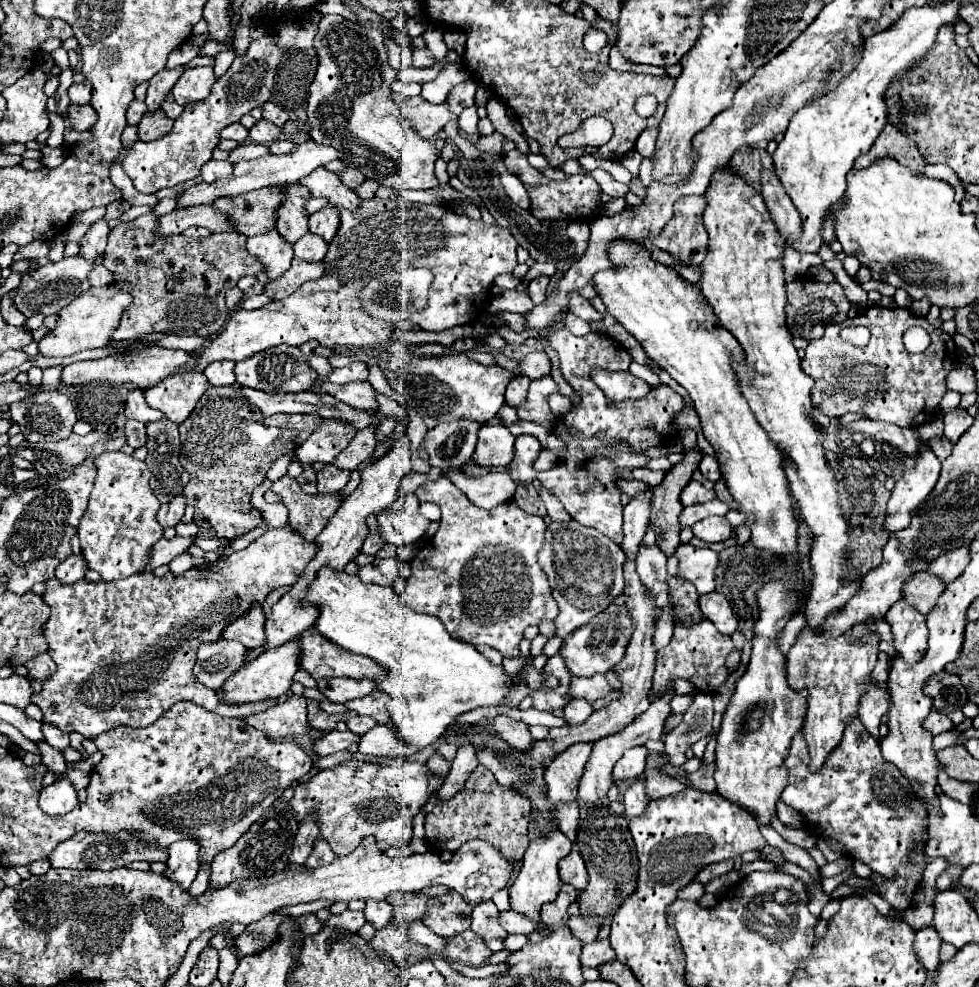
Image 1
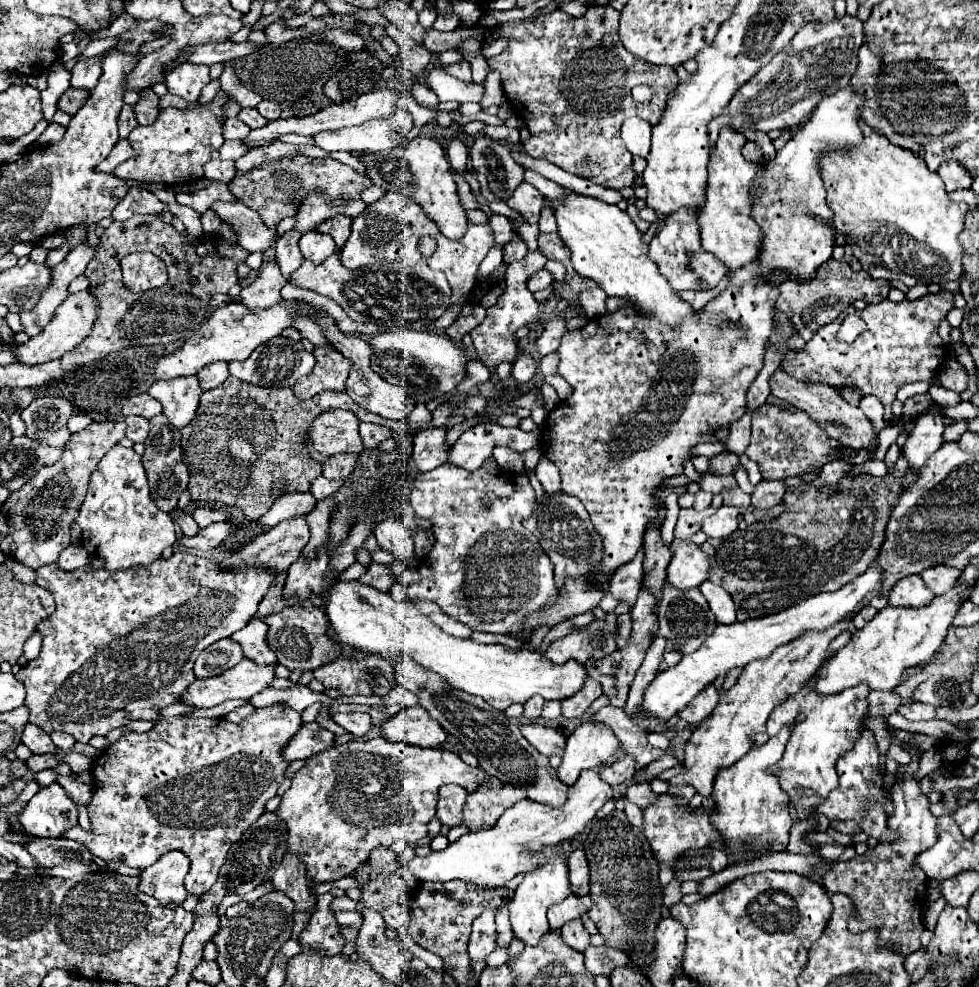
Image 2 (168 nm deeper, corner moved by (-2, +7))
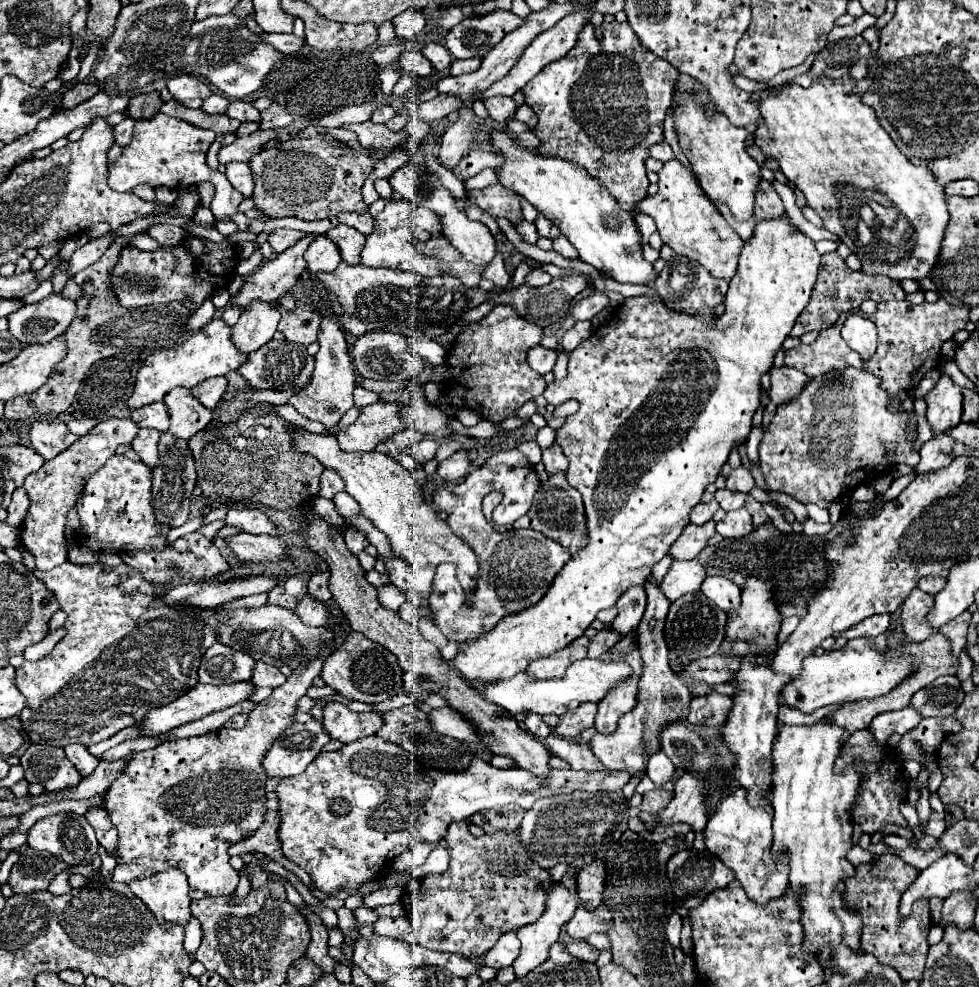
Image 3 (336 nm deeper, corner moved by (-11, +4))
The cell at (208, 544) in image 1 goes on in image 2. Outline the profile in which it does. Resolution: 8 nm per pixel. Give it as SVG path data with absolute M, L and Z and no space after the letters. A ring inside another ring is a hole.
M306 491L306 493L290 493L290 495L284 495L284 497L276 499L274 505L270 507L270 511L258 519L258 523L264 525L264 527L274 527L282 519L290 519L294 515L310 513L314 509L314 505L316 505L316 499L312 497L310 491Z

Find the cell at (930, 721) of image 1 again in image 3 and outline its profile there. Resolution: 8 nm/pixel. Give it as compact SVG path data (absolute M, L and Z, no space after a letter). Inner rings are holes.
M907 706L907 708L897 710L897 712L879 714L879 716L871 722L869 730L871 730L871 734L877 738L879 747L883 747L886 745L887 738L889 738L891 734L895 734L895 732L897 732L897 734L907 734L911 728L915 728L915 726L919 724L919 720L921 720L921 716L917 716L917 714L913 712L913 708Z

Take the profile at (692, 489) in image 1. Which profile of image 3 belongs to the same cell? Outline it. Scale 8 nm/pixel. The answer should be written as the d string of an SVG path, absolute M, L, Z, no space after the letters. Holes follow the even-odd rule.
M713 500L713 502L707 502L707 504L697 504L693 510L691 510L691 516L689 516L689 520L693 522L693 524L705 524L705 522L709 522L711 518L713 518L713 514L719 510L719 504Z

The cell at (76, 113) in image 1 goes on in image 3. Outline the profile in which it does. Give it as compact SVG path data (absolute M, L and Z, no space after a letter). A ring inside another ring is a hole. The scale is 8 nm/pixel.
M83 82L83 84L77 84L73 86L71 90L65 92L63 96L63 108L75 108L75 104L81 104L83 100L91 98L95 92L97 92L97 84L91 84L91 82Z

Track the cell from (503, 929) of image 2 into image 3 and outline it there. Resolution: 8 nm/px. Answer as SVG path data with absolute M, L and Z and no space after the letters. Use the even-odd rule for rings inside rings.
M507 932L505 936L499 938L495 948L491 948L487 954L479 956L483 960L483 966L491 966L495 970L511 966L513 960L519 956L519 938L515 932Z

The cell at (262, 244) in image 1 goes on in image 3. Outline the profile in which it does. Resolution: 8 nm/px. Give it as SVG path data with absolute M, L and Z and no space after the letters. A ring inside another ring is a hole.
M253 302L239 318L239 322L231 328L231 342L235 342L235 348L243 354L251 354L263 344L267 344L279 324L279 312L273 308L273 304Z

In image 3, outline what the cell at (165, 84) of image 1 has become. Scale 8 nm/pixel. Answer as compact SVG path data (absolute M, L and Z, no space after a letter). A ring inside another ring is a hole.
M261 34L261 38L263 42L271 44L273 48L277 48L283 54L295 54L305 46L305 40L293 34Z

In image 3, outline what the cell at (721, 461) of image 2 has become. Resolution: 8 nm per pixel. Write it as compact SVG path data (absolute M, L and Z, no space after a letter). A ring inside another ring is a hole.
M745 466L731 470L731 474L727 476L727 488L729 490L737 490L737 492L747 494L753 486L755 486L755 480L753 480L749 468L745 468Z

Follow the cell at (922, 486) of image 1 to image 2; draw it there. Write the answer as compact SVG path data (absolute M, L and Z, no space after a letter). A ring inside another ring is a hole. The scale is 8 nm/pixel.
M932 405L918 417L914 431L908 435L906 445L902 447L902 457L908 461L908 471L900 481L904 491L918 479L918 473L922 465L930 459L930 455L934 455L940 449L942 433L942 415L938 413L938 405Z

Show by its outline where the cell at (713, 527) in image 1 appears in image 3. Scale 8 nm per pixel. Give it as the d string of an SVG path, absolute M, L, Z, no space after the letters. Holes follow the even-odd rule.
M745 508L727 512L727 516L721 522L717 522L717 532L725 538L743 538L751 530L751 514Z

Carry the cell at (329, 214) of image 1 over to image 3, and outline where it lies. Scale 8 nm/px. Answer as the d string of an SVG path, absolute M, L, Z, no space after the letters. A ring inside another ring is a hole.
M339 224L339 226L331 228L325 236L339 246L341 258L343 258L347 264L355 266L355 264L361 262L361 250L363 250L363 246L365 246L365 236L359 234L355 228L345 226L345 224Z

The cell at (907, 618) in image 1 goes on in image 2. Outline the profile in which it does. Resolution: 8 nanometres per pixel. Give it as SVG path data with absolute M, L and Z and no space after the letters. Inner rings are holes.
M952 587L948 595L934 597L934 601L926 607L892 607L886 605L876 613L876 617L860 631L852 635L846 647L836 651L828 661L822 665L822 677L816 683L820 693L838 693L848 687L866 681L870 689L878 691L892 691L898 683L902 673L918 663L928 663L940 645L946 639L948 627L960 605L956 605L956 595L960 591Z

